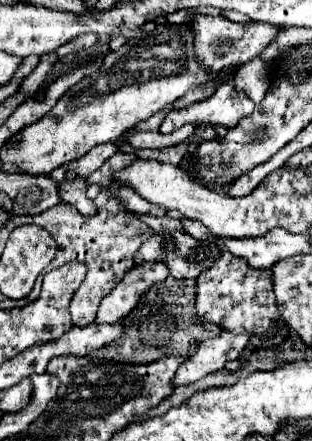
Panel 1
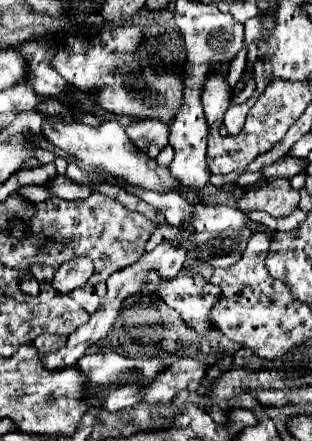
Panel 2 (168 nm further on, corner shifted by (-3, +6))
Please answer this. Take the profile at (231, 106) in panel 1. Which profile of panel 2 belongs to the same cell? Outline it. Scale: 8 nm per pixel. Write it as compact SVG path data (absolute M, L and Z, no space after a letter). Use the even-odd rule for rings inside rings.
M137 120L131 122L125 130L133 144L149 158L155 158L169 138L169 126L161 120Z

